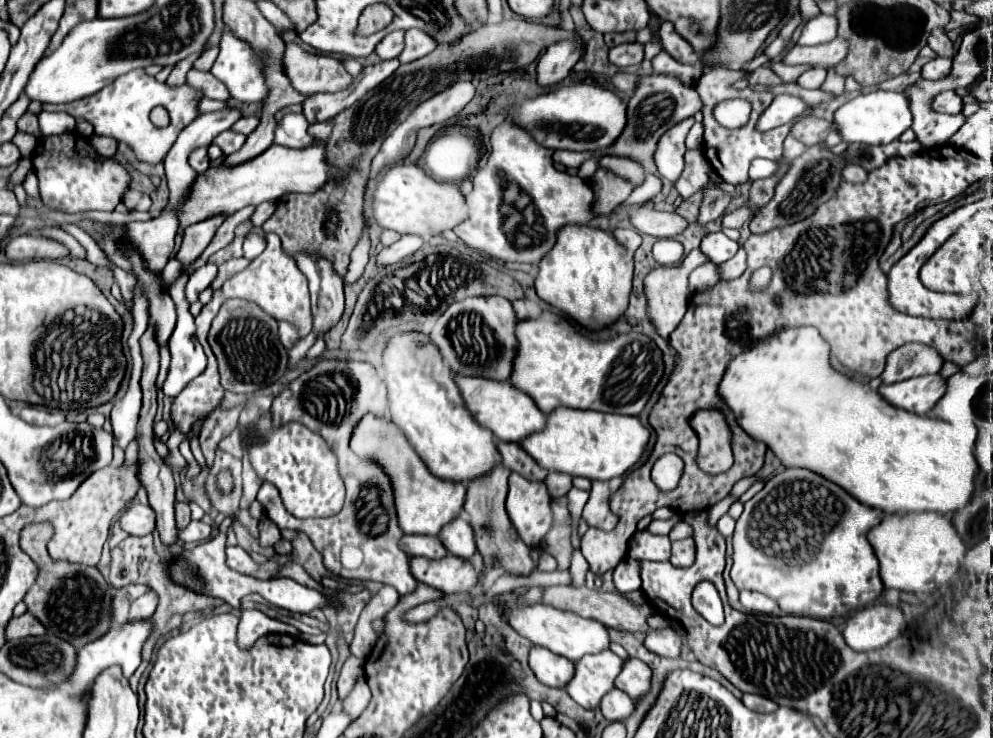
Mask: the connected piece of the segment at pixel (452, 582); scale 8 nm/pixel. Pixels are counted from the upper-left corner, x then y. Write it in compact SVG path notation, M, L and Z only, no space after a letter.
M448 555L440 561L432 561L426 557L410 559L412 575L446 595L450 593L468 593L478 585L478 573L466 559Z

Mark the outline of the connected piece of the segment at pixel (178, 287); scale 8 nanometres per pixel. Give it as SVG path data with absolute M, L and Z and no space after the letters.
M186 273L180 275L180 281L172 285L172 299L178 307L178 323L176 329L168 341L170 345L170 371L164 381L164 395L176 397L194 377L198 377L206 369L206 355L202 351L202 345L196 341L196 327L194 317L188 311L188 303L184 299L184 285L188 277Z

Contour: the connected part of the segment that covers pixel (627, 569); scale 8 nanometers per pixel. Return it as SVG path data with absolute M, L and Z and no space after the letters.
M626 557L624 561L620 561L620 565L614 569L614 585L622 595L628 595L632 591L638 591L642 587L642 579L640 579L640 565L638 561Z

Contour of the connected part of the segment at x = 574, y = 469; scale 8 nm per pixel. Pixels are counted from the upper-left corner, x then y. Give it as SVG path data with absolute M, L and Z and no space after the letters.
M564 407L548 415L548 429L544 429L544 433L534 433L532 437L528 437L528 441L522 441L520 445L534 457L540 467L548 471L560 471L572 477L586 477L590 481L608 481L614 477L622 477L642 459L650 435L652 429L644 425L638 417Z

